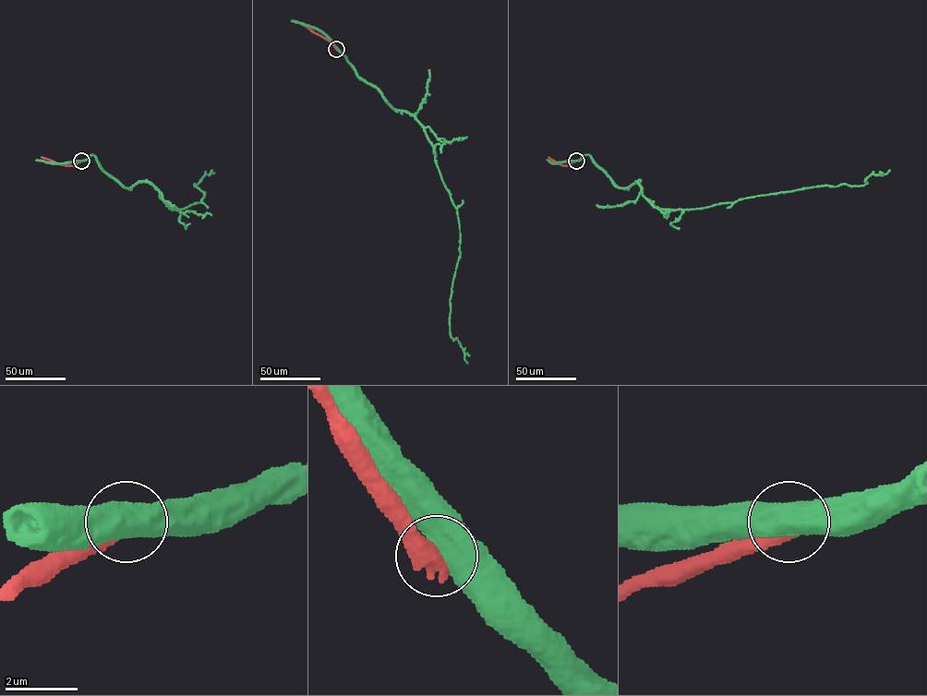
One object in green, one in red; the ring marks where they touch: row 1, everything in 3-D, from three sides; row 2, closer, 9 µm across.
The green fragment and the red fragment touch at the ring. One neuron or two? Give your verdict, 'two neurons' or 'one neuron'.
two neurons

